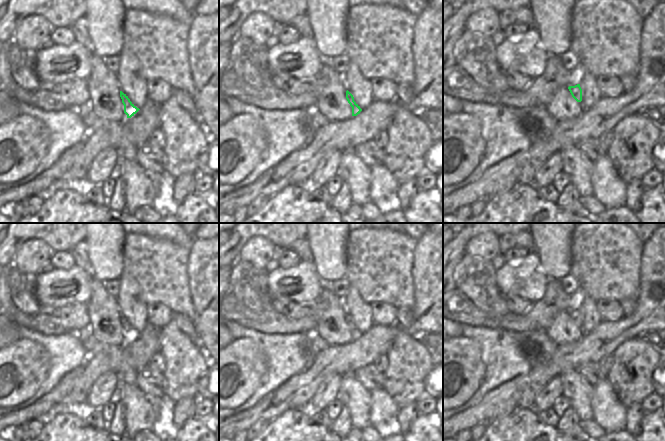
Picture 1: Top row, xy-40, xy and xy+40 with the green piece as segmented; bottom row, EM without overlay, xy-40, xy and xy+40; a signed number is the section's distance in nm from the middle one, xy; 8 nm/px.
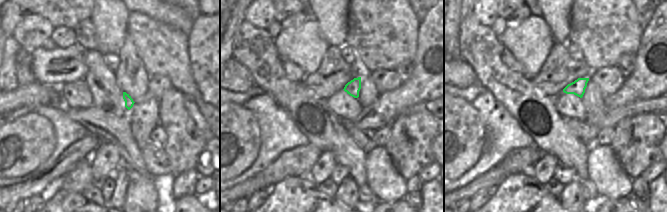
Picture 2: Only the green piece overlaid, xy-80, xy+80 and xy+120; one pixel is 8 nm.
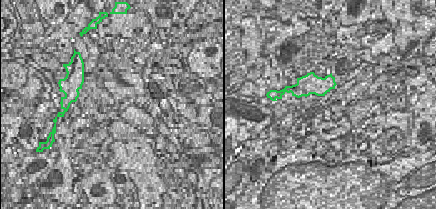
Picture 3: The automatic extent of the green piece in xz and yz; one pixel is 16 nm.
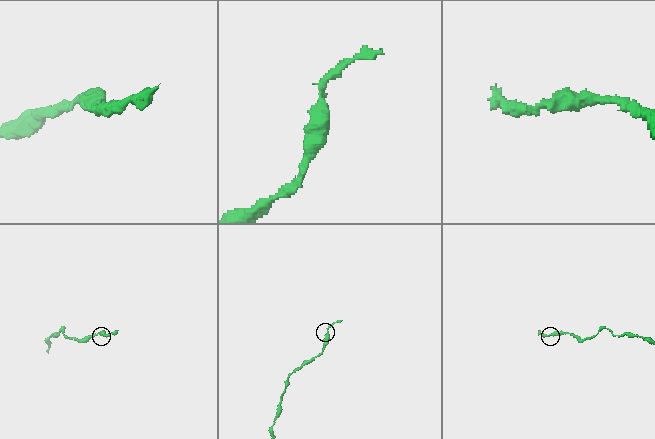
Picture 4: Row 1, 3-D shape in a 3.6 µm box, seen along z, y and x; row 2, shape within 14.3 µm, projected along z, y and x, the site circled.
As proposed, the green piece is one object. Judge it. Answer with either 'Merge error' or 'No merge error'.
No merge error.

